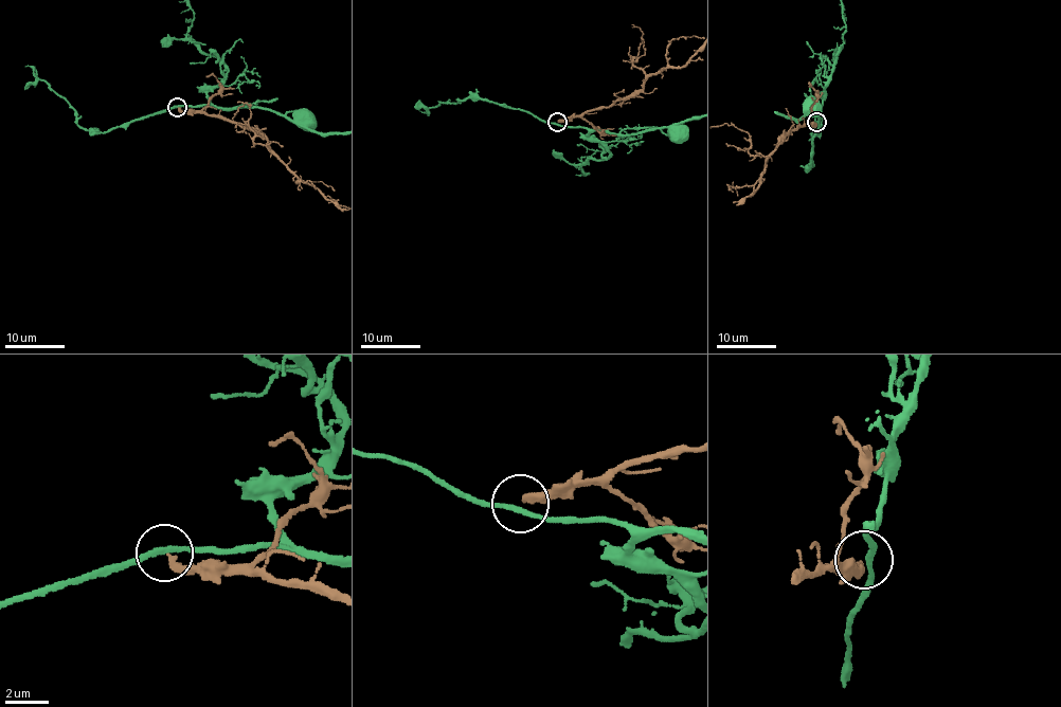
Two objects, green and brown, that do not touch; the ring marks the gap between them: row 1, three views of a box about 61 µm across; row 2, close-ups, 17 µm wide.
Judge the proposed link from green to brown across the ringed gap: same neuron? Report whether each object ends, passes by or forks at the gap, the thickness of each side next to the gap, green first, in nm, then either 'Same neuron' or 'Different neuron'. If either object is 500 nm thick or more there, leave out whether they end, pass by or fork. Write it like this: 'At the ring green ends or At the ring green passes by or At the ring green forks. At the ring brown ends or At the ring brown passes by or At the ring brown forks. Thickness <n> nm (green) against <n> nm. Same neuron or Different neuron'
At the ring green passes by. At the ring brown ends. Thickness 240 nm (green) against 260 nm. Different neuron

